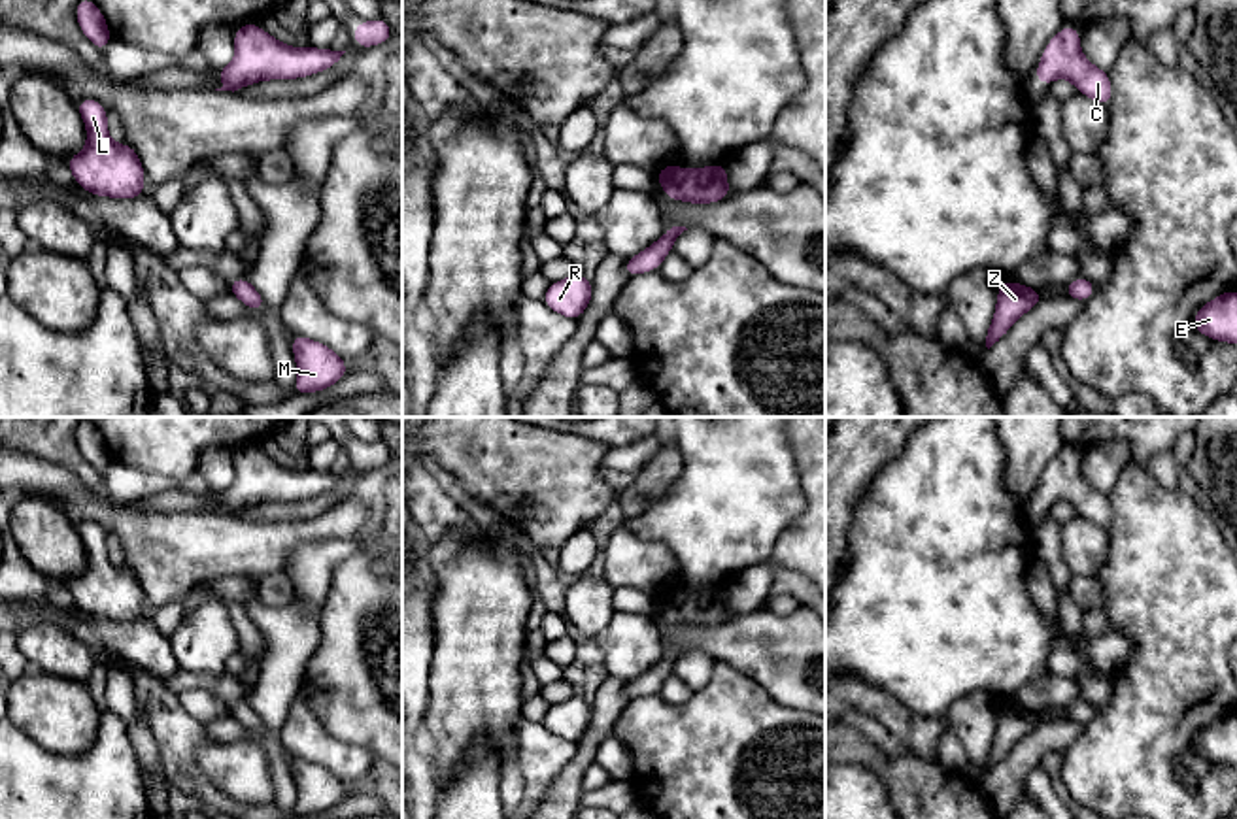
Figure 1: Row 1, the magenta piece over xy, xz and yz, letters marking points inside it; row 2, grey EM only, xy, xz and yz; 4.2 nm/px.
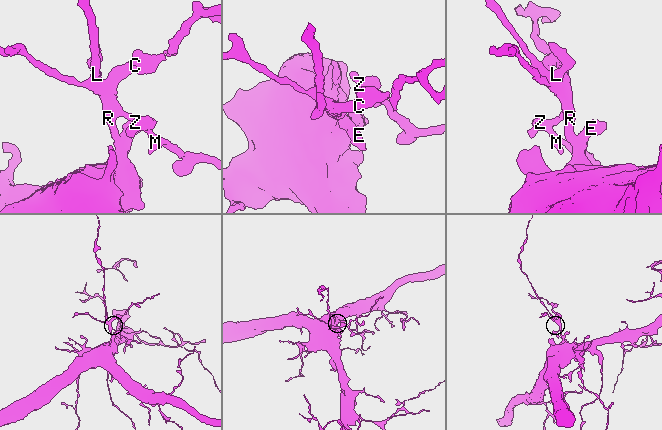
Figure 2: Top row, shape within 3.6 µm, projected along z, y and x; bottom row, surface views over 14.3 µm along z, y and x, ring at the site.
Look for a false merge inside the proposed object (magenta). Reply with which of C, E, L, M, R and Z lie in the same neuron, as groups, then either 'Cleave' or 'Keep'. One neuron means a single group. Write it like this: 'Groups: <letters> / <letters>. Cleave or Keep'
Groups: C E L M R Z. Keep

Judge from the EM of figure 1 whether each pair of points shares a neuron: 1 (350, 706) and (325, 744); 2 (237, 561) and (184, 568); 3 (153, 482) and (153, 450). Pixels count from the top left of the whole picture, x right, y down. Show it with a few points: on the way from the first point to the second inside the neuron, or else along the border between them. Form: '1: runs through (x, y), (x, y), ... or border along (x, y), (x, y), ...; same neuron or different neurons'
1: border along (306, 699), (333, 735), (372, 755); different neurons
2: runs through (223, 561), (197, 561); same neuron
3: border along (112, 459), (174, 478), (197, 472); different neurons

